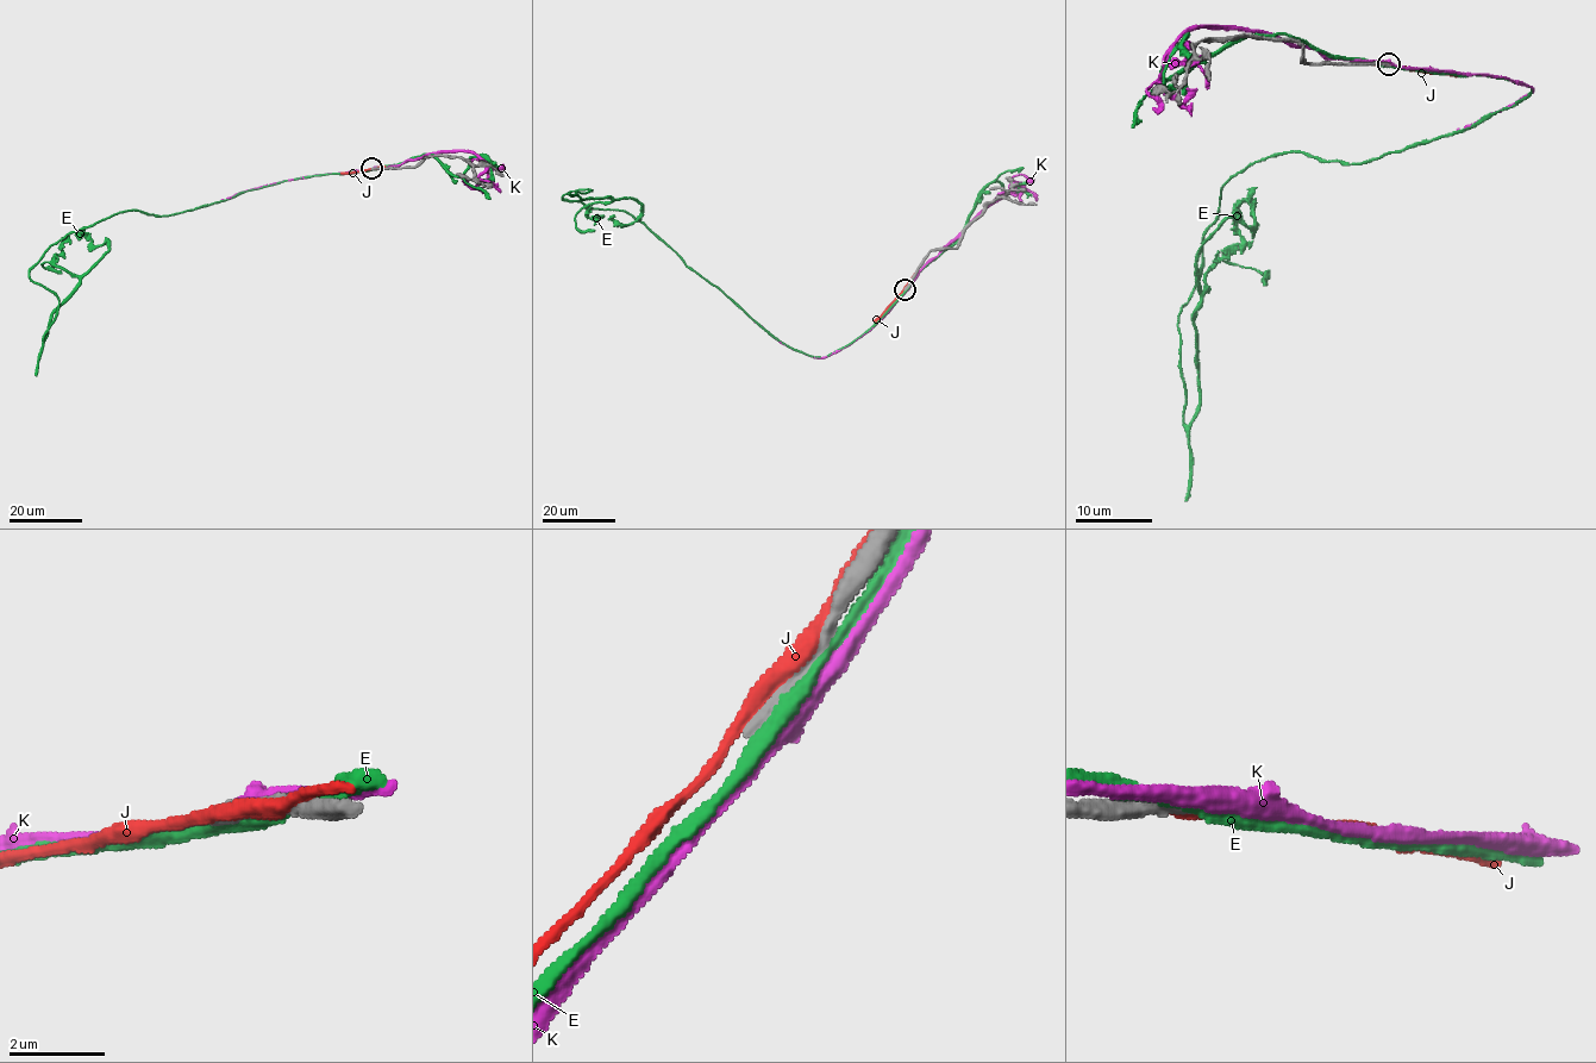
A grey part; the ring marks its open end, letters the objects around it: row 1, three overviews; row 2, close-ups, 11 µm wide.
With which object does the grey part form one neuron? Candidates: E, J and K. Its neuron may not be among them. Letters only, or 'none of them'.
none of them

